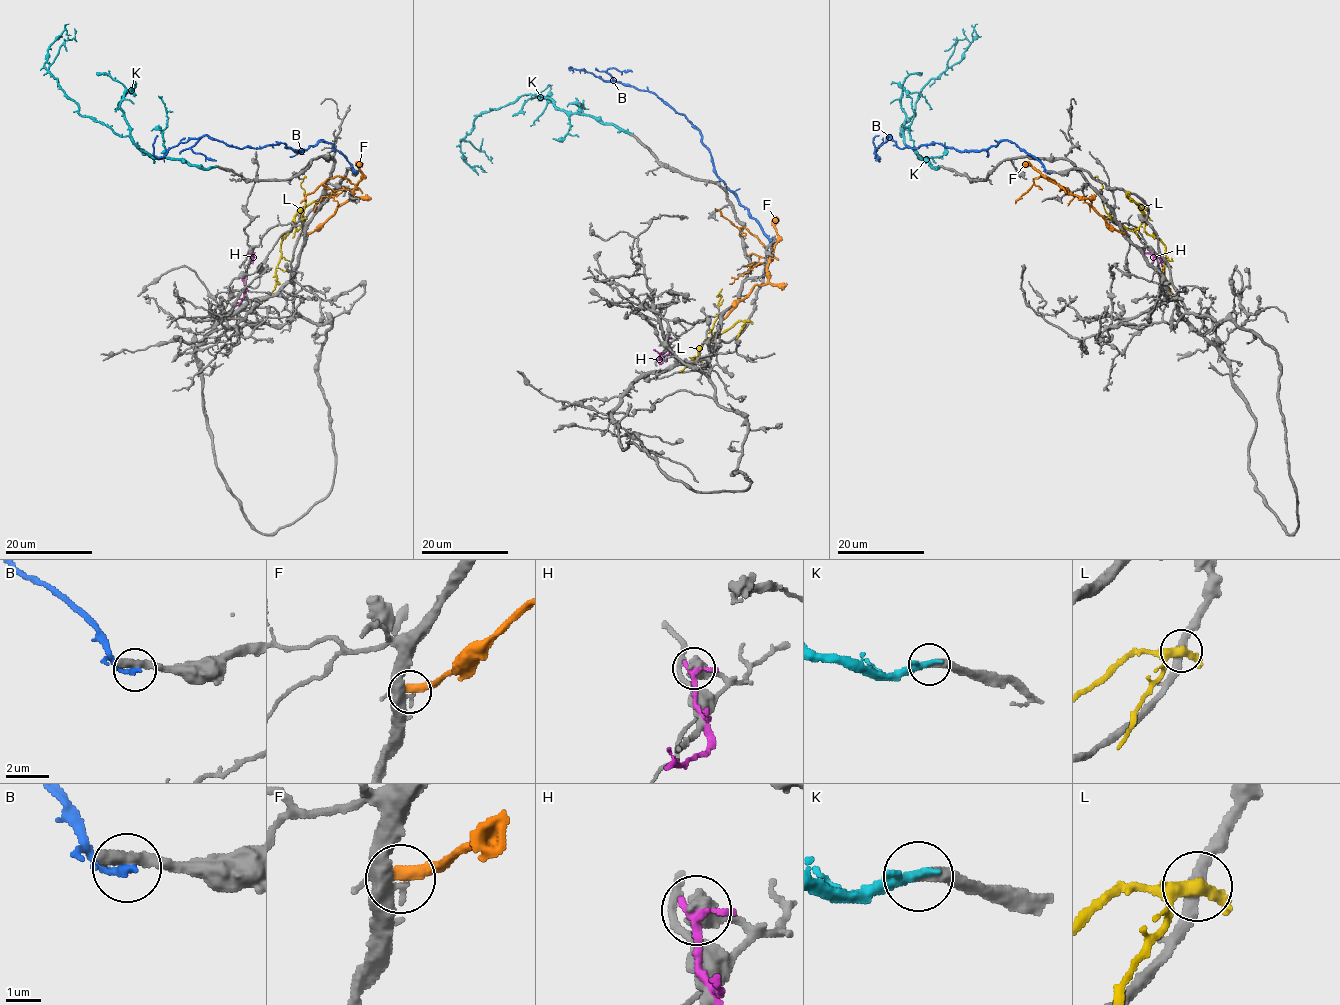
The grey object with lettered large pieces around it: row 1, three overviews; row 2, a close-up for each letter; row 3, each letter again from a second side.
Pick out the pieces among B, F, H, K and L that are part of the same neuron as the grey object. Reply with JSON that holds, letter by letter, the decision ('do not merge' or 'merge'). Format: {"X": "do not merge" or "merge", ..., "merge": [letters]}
{"B": "do not merge", "F": "do not merge", "H": "do not merge", "K": "merge", "L": "do not merge", "merge": ["K"]}

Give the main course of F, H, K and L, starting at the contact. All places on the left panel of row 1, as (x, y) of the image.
F: (307, 234), (315, 231), (347, 201), (355, 186), (345, 177), (326, 178), (300, 203)
H: (250, 252), (252, 255), (245, 274), (247, 291), (237, 305)
K: (214, 166), (152, 158), (128, 136), (81, 115), (45, 68), (49, 45), (64, 30), (70, 35)
L: (332, 194), (321, 196), (295, 216), (290, 231), (283, 238), (275, 287), (263, 302)

